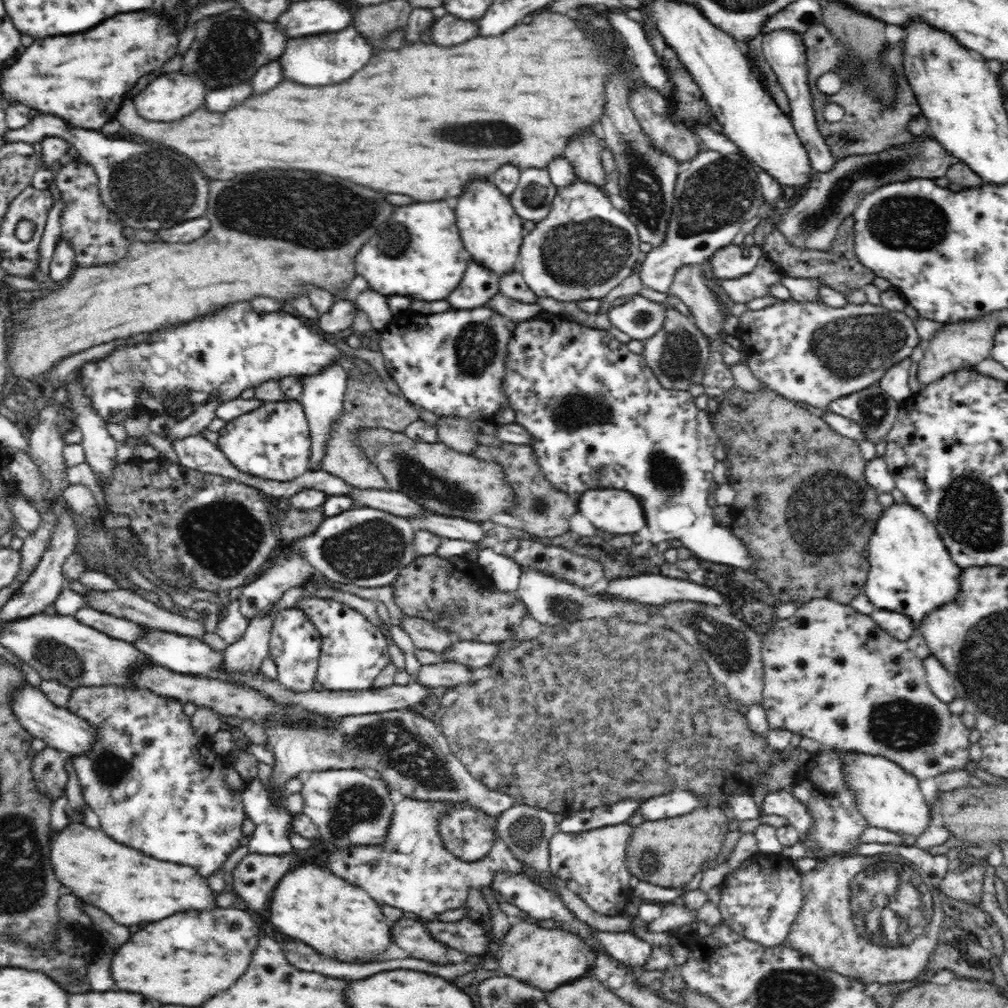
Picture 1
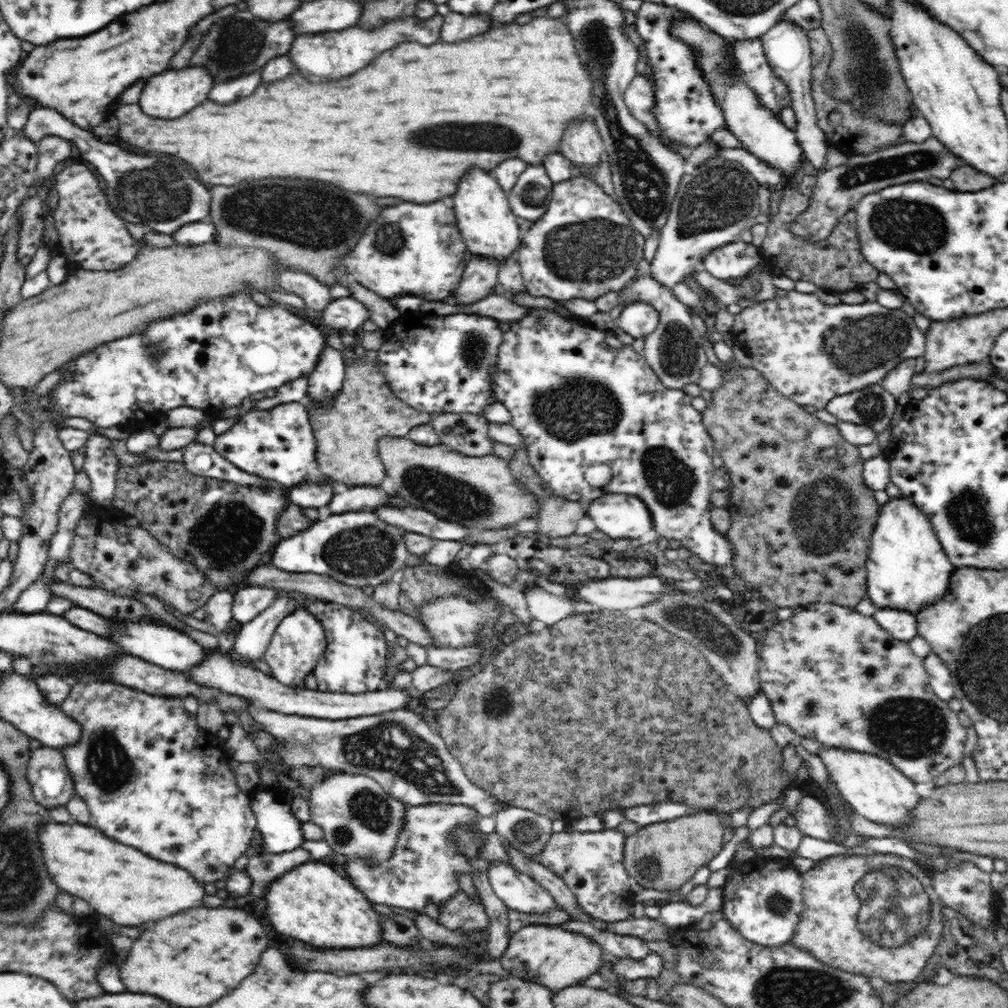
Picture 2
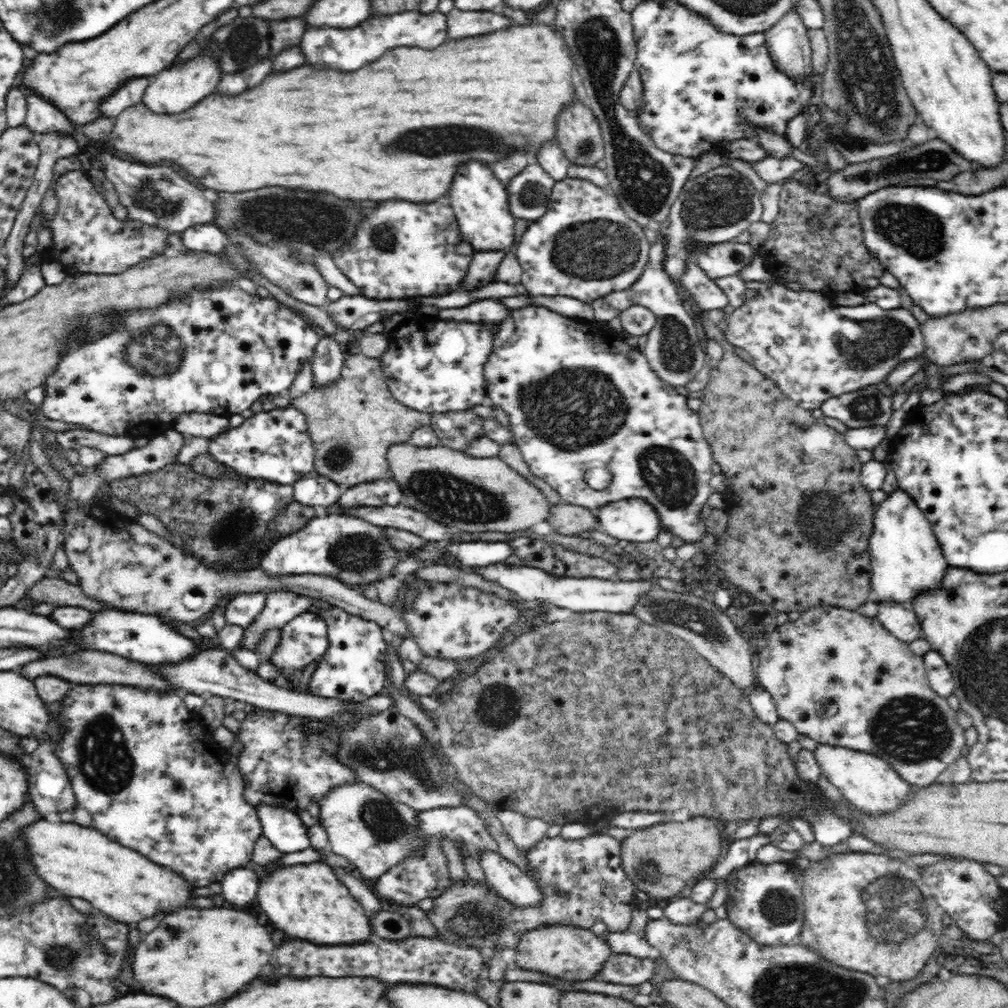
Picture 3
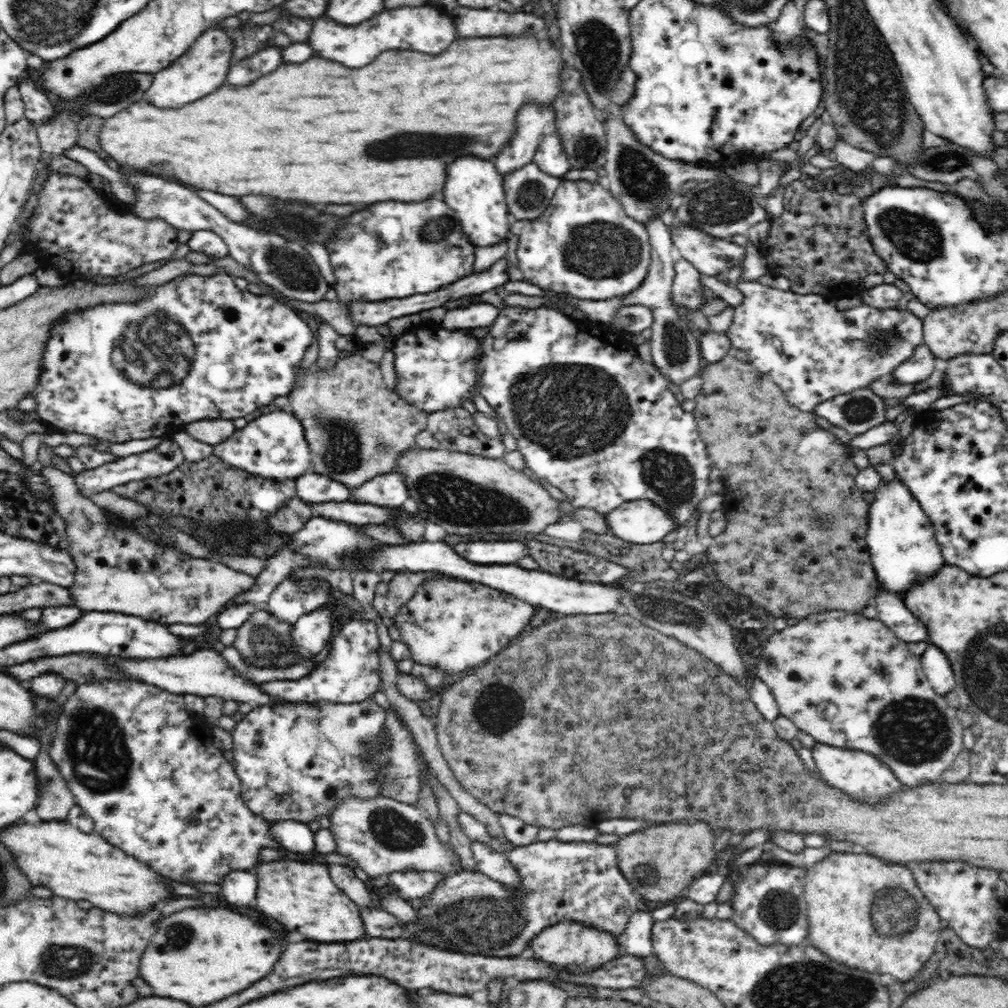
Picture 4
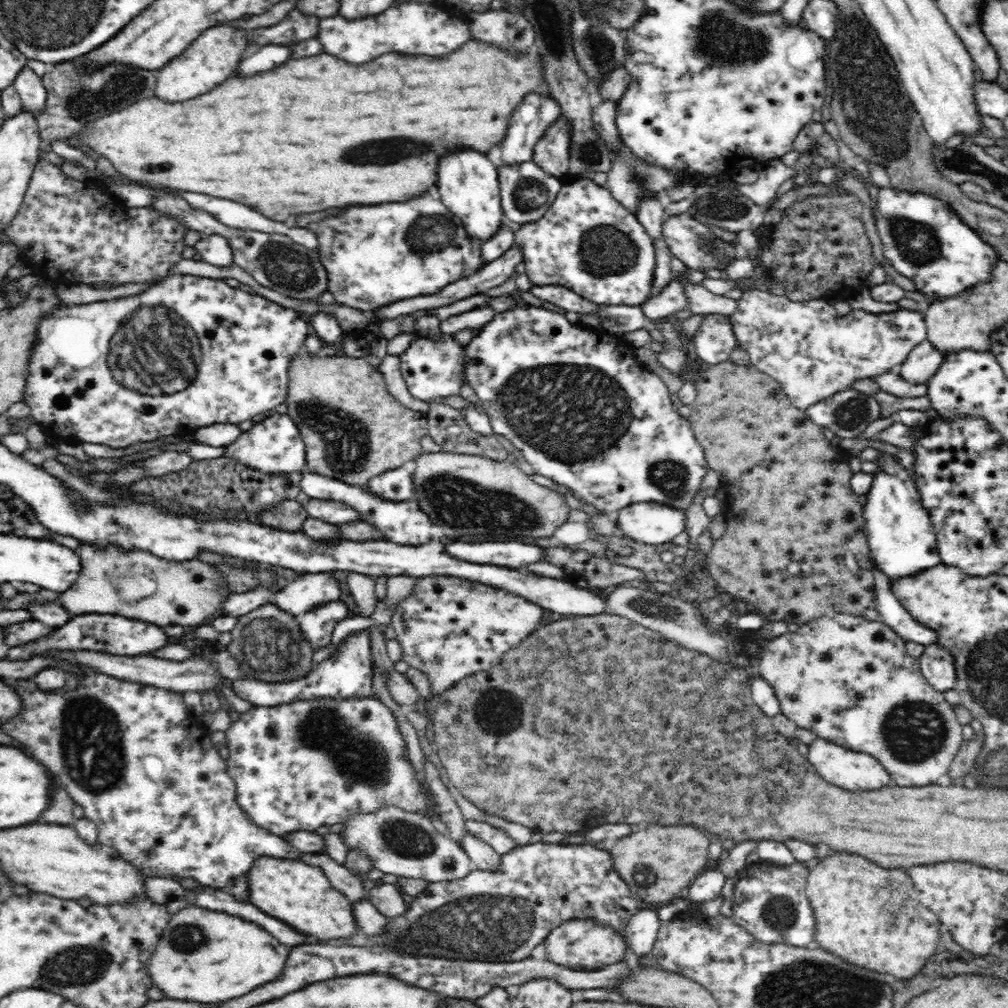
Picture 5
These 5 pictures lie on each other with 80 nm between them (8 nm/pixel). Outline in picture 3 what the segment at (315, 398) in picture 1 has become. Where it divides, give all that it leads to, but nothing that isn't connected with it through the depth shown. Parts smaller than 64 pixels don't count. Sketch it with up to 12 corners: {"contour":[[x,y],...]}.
{"contour":[[332,335],[319,338],[312,354],[313,386],[330,386],[344,362]]}

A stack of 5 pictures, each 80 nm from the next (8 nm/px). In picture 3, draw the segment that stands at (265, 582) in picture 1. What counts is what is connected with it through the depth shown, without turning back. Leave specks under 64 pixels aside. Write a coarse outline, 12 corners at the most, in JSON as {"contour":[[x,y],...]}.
{"contour":[[244,593],[225,605],[226,625],[246,629],[262,612],[266,594]]}

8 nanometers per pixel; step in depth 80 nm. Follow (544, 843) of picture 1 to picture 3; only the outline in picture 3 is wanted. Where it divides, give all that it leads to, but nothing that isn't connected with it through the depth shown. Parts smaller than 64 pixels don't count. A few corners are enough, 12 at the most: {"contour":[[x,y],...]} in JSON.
{"contour":[[496,810],[505,833],[528,850],[546,837],[548,823]]}

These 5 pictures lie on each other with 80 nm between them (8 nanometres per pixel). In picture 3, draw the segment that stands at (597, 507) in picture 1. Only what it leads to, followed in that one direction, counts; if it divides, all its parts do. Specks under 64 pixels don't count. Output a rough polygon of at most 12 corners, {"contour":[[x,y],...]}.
{"contour":[[642,498],[608,504],[598,520],[620,542],[646,543],[662,532]]}

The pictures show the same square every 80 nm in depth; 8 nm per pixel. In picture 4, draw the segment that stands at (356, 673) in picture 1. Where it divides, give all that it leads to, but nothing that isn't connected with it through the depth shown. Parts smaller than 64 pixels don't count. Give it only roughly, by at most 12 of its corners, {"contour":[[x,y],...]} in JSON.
{"contour":[[347,619],[298,681],[256,687],[274,701],[354,704],[381,688],[372,621]]}

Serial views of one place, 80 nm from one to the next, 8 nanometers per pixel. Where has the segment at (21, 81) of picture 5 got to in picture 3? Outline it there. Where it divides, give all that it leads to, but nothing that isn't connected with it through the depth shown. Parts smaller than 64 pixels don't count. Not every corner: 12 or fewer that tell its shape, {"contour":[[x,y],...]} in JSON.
{"contour":[[26,95],[25,125],[42,132],[74,134],[74,124],[58,108]]}

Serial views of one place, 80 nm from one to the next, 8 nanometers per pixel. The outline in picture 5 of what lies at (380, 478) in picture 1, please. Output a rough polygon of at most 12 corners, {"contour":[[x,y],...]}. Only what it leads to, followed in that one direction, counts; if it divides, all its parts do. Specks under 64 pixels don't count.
{"contour":[[366,359],[288,366],[304,472],[367,486],[424,451],[426,414]]}

